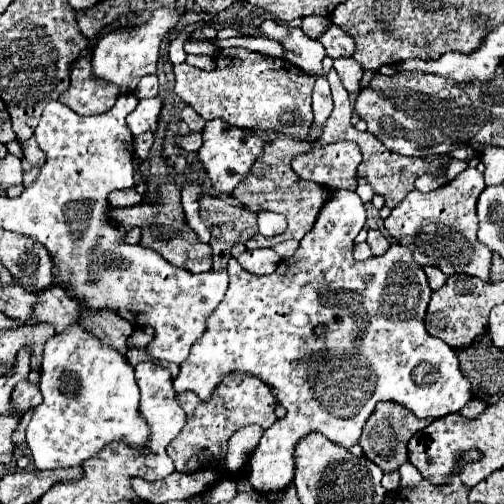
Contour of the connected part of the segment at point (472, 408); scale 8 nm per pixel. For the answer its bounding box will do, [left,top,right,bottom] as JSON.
[460,398,486,418]

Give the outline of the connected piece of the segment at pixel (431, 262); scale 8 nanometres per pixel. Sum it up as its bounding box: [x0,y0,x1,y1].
[386,168,492,282]

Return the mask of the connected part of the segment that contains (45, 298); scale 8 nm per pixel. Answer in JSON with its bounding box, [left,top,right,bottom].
[28,284,80,332]

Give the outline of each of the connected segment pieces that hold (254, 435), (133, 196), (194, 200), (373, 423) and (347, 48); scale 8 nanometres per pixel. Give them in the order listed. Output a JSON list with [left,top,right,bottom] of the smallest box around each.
[[226,426,262,472],[108,188,142,206],[182,182,210,242],[358,402,432,472],[320,26,354,58]]

